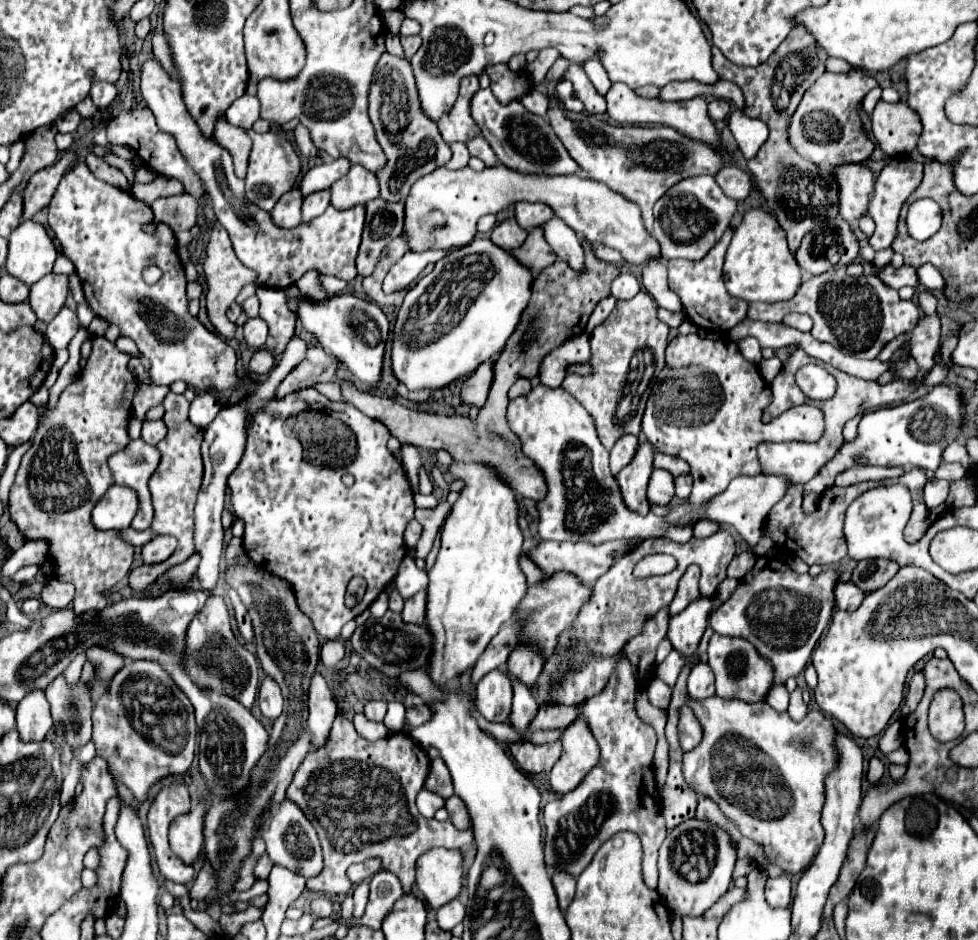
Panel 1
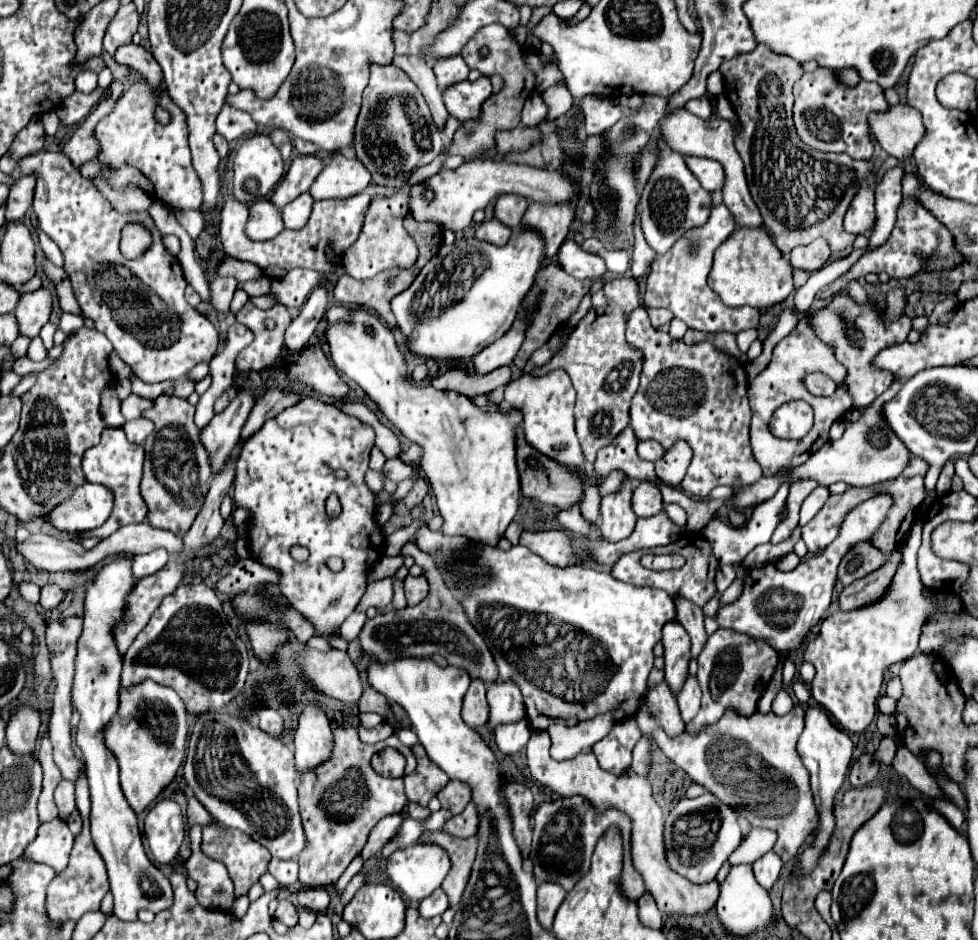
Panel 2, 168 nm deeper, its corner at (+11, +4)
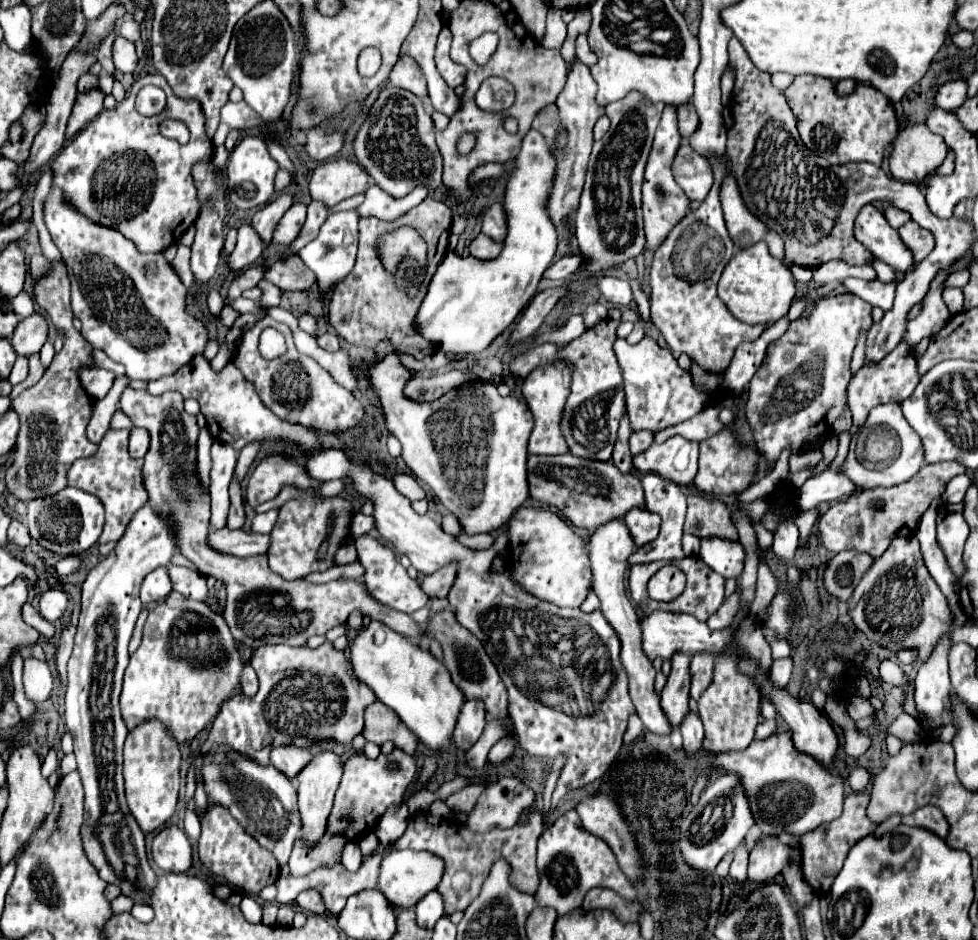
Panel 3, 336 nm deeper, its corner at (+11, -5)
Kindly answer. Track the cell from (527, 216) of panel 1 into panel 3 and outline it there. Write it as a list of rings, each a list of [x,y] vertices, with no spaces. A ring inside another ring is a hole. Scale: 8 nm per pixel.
[[[495,203],[483,215],[481,233],[487,235],[487,237],[491,237],[493,241],[501,243],[503,237],[505,237],[505,229],[507,229],[507,219],[505,219],[503,207],[501,207],[501,203]]]

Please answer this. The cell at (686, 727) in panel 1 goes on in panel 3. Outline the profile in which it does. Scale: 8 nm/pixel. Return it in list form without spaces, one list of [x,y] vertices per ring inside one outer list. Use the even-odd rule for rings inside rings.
[[[621,519],[611,521],[611,525],[603,525],[599,527],[593,537],[589,539],[589,547],[591,547],[591,569],[593,569],[593,591],[597,593],[597,597],[601,599],[601,613],[605,615],[605,619],[609,621],[609,625],[615,629],[615,633],[619,635],[621,641],[621,663],[623,669],[627,671],[629,677],[629,695],[633,699],[633,705],[637,709],[637,715],[641,717],[643,725],[657,733],[657,735],[669,735],[671,733],[671,725],[659,705],[659,695],[653,691],[653,681],[655,681],[655,669],[649,661],[649,657],[643,651],[641,645],[641,623],[639,617],[631,605],[631,601],[627,599],[625,593],[625,571],[627,571],[627,559],[633,553],[635,545],[625,529],[627,525]]]

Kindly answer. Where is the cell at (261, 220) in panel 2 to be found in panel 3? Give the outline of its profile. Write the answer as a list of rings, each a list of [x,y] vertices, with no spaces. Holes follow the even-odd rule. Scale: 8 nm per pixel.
[[[243,225],[239,229],[235,251],[227,257],[227,269],[239,273],[245,267],[253,265],[263,255],[263,251],[265,249],[263,245],[259,245],[259,239],[255,237],[255,233],[251,233],[251,225]]]

